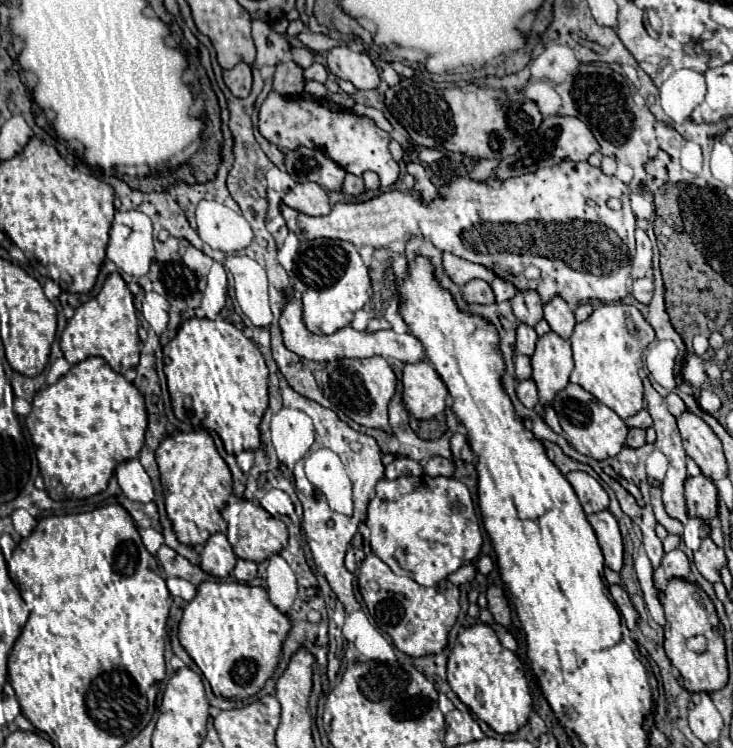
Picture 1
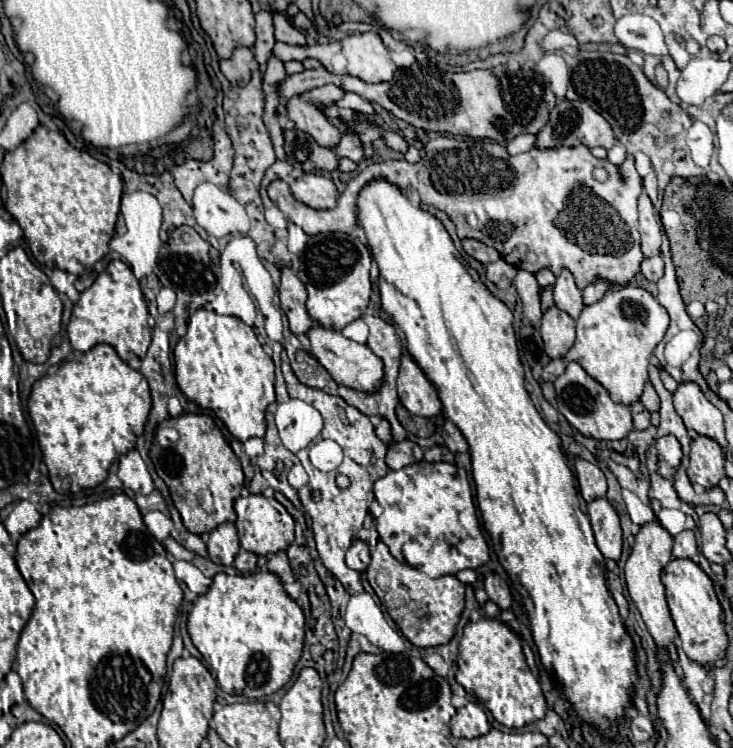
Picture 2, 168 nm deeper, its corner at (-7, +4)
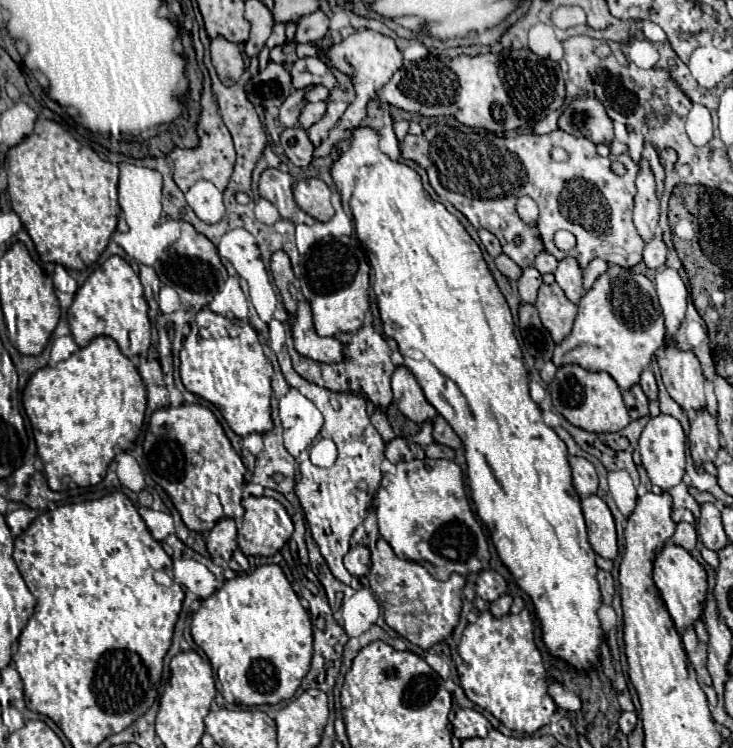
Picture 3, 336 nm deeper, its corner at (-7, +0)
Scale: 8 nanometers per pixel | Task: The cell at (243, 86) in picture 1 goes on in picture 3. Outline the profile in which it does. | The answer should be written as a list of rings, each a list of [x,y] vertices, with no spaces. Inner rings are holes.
[[[216,37],[216,39],[212,39],[210,53],[212,53],[212,65],[214,65],[220,81],[224,85],[238,83],[240,75],[246,69],[244,57],[242,57],[242,51],[238,49],[238,45],[234,45],[222,37]]]

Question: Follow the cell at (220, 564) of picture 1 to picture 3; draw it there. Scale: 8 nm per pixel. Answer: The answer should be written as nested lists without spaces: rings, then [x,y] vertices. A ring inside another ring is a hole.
[[[220,519],[214,529],[206,537],[206,547],[210,557],[222,557],[224,561],[230,561],[232,553],[238,549],[236,543],[236,525],[234,519]]]

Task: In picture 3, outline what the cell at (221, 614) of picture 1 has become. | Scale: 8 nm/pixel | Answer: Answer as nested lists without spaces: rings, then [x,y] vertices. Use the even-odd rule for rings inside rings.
[[[262,565],[258,567],[254,573],[246,573],[246,575],[236,575],[234,579],[228,579],[224,581],[224,585],[212,593],[208,599],[202,601],[200,609],[192,615],[192,623],[190,623],[190,629],[192,629],[192,639],[194,643],[208,655],[210,659],[210,665],[214,667],[220,683],[222,683],[222,695],[226,699],[226,703],[238,703],[238,705],[266,705],[266,703],[280,703],[284,699],[290,699],[296,689],[300,687],[300,681],[302,677],[308,673],[310,669],[310,659],[312,659],[312,623],[310,623],[310,617],[308,617],[308,611],[302,607],[298,595],[292,591],[292,585],[288,583],[286,575],[282,573],[282,569],[278,565]]]

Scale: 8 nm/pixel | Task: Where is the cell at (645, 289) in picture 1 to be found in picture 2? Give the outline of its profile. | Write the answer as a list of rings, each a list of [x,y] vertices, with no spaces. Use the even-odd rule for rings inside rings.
[[[654,255],[654,257],[644,257],[642,261],[642,273],[646,279],[650,281],[658,281],[664,273],[664,261],[660,255]]]

